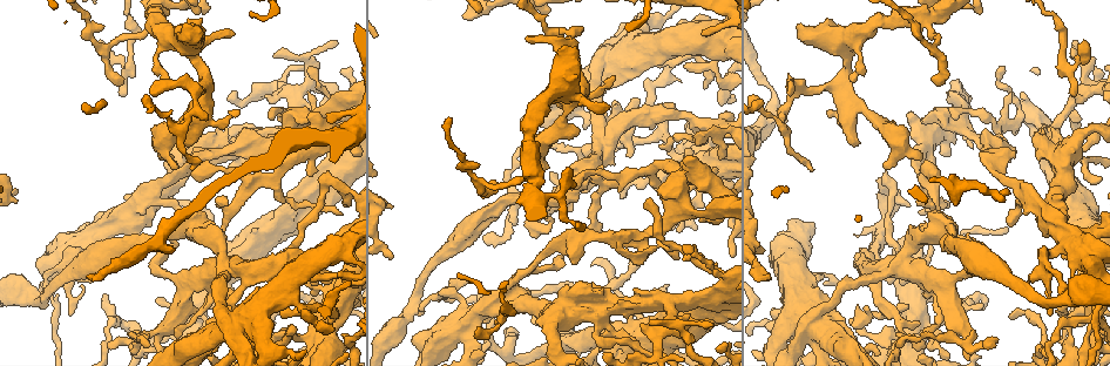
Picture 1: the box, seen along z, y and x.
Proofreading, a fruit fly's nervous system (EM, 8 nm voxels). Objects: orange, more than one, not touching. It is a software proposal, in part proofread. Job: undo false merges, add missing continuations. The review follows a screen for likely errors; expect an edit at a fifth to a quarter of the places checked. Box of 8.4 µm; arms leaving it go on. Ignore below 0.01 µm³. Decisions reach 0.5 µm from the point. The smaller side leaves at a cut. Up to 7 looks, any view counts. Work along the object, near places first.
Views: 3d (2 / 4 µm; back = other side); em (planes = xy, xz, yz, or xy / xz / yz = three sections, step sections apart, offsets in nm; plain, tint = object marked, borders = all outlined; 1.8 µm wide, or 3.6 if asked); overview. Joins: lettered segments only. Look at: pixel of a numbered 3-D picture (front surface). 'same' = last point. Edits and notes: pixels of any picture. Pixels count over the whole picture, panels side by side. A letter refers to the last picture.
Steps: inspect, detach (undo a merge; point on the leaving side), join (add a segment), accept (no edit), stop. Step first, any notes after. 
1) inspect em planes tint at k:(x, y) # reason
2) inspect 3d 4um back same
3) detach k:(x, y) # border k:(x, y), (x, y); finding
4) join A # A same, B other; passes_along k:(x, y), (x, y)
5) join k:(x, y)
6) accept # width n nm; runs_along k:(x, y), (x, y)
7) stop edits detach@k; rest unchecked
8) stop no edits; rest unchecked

inspect em xz step 8 borders at 1:(463, 19)

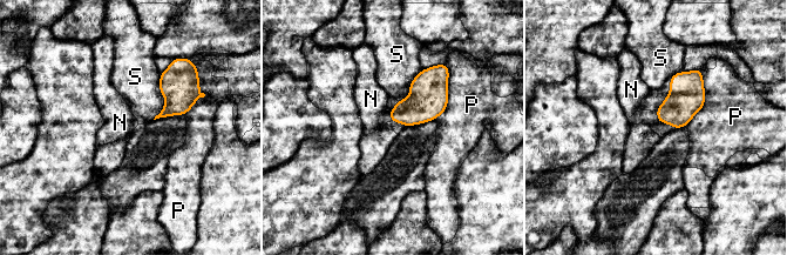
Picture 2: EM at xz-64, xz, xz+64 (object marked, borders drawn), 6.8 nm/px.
accept # N other, P other, S other; border 2:(388, 109), (388, 116), (392, 120); no lettered segment goes on from it

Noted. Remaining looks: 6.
inspect em planes tint at 1:(173, 155) # branch stops here

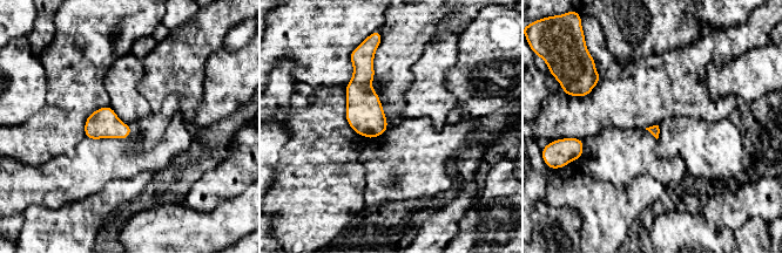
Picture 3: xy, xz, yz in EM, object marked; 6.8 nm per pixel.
inspect em planes borders same # see the neighbours

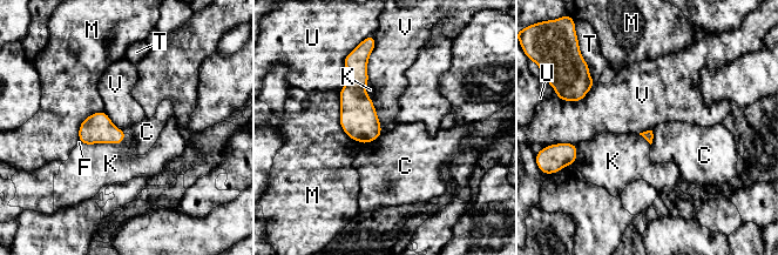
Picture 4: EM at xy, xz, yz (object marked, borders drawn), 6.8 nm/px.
accept # C other, F other, K other, M other, T other, U other, V other; border 4:(371, 100), (381, 134); no lettered segment goes on from it

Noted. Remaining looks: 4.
inspect 3d 4um at 1:(570, 240) # abrupt turn

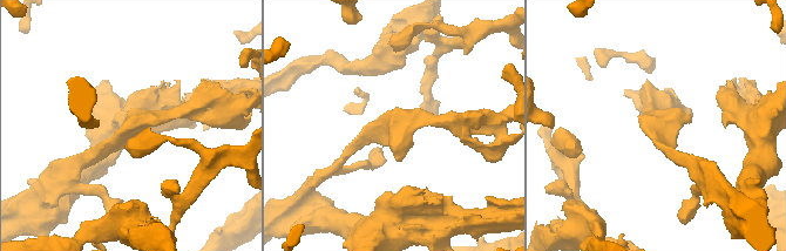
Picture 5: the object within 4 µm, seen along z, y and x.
inspect em planes borders at 5:(392, 125)

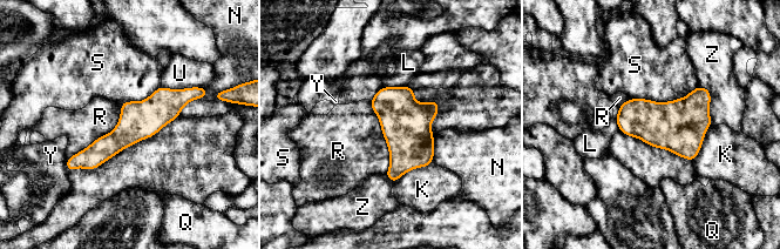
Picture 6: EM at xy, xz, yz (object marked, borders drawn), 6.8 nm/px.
accept # K other, L other, N other, Q other, R other, S other, U other, Y other, Z other; runs_along 6:(190, 92), (93, 156), (70, 163); one neuron here

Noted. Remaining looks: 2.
stop no edits; rest unchecked

